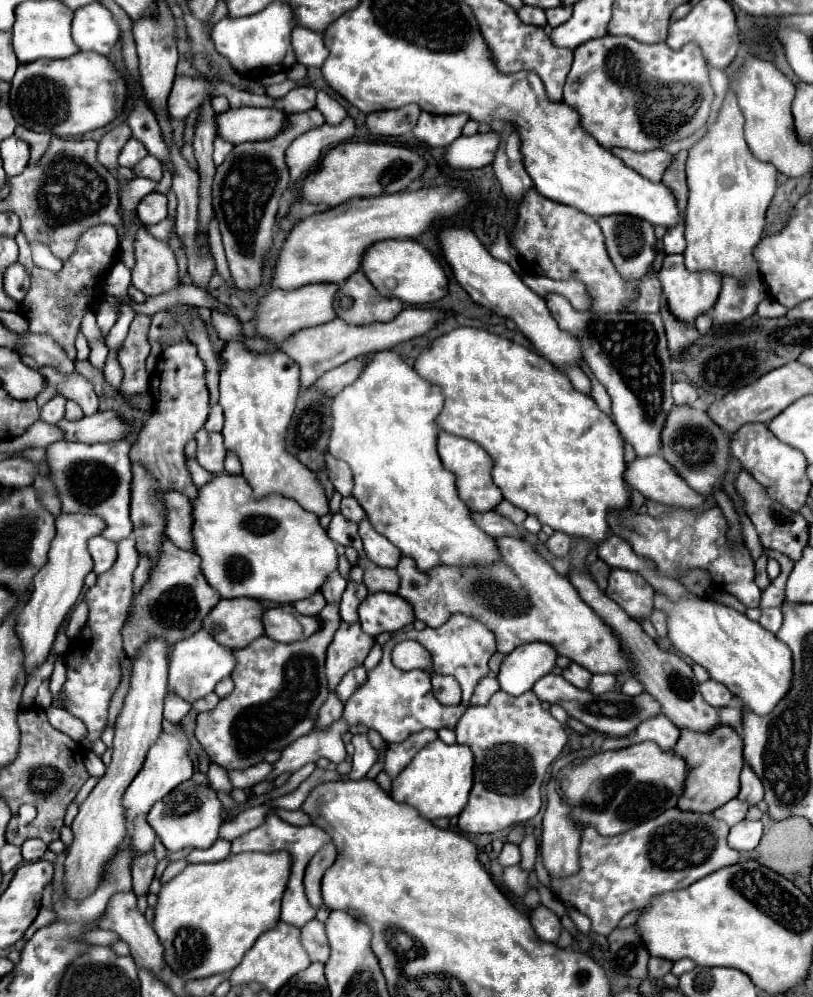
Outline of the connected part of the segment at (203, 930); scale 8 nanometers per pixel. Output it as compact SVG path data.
M242 852L214 864L188 864L176 878L162 886L154 910L154 930L166 948L168 966L184 980L206 978L234 970L254 942L278 924L280 902L288 886L290 868L292 858L288 852Z

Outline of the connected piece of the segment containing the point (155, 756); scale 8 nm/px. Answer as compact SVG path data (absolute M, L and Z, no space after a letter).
M176 726L174 732L166 732L162 730L160 736L156 738L156 742L150 746L144 766L140 768L140 772L136 774L136 778L132 780L132 784L128 786L126 794L124 794L124 806L126 806L126 820L128 826L132 824L134 818L146 818L148 810L152 808L152 804L156 800L162 800L172 788L176 788L178 784L186 782L192 778L194 774L194 764L190 760L190 740L188 734L184 730L184 726Z

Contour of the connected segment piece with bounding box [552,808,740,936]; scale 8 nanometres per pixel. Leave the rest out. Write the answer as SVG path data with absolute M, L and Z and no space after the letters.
M678 808L624 832L624 836L596 836L592 828L586 828L580 844L580 872L570 878L552 878L552 892L586 914L592 920L592 932L608 936L628 912L646 906L654 896L688 888L704 876L736 864L740 852L728 846L728 830L730 826L716 820L714 814L680 812Z

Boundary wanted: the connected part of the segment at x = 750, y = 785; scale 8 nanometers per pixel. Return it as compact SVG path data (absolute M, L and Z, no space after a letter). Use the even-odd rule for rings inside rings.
M744 764L742 772L740 772L740 792L738 792L740 800L746 800L750 804L758 804L764 798L764 786L758 780L758 776L752 772L752 768L748 764Z

